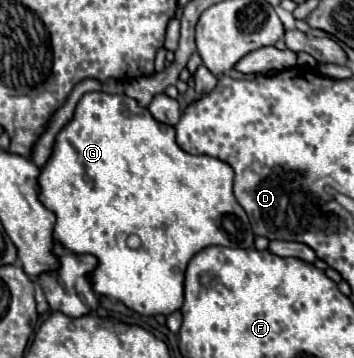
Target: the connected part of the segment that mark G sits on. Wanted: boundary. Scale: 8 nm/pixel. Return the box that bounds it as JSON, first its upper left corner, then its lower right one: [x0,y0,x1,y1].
[39,92,255,316]

